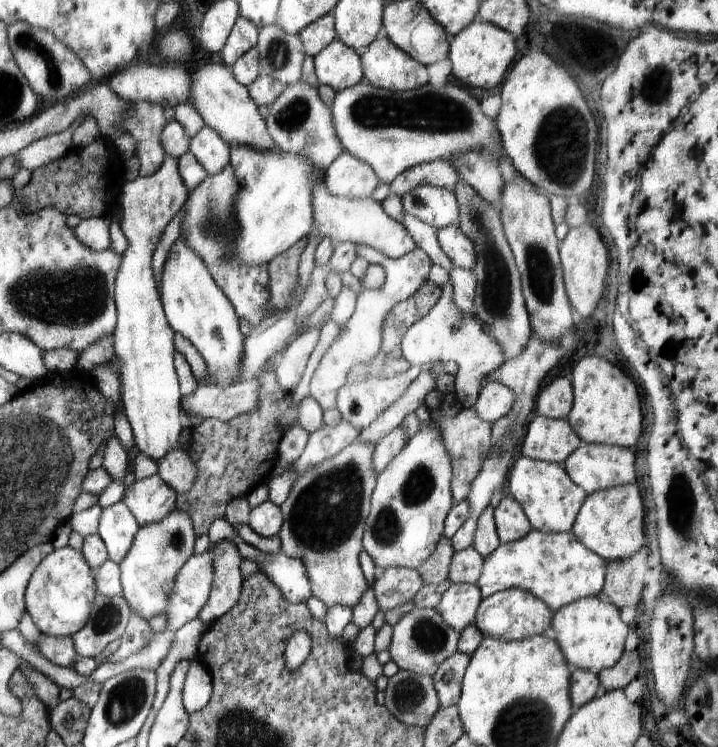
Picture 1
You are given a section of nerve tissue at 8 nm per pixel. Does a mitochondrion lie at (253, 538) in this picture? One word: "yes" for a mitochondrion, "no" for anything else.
no

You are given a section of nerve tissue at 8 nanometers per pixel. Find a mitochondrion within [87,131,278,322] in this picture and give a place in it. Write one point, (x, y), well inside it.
(212, 229)

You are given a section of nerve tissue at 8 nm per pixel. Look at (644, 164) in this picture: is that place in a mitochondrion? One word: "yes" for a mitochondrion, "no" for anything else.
no

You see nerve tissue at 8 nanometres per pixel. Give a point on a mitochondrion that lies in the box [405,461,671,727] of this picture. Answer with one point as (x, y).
(429, 636)

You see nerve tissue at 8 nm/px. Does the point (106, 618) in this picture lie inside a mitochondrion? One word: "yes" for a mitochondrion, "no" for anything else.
yes

